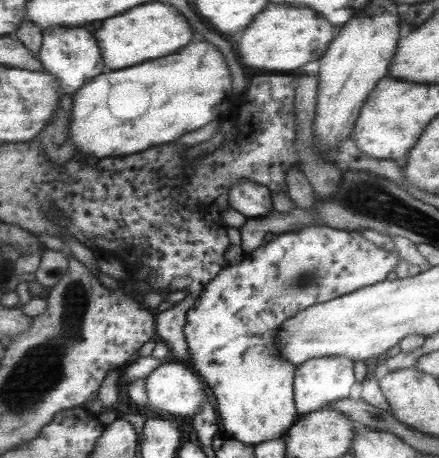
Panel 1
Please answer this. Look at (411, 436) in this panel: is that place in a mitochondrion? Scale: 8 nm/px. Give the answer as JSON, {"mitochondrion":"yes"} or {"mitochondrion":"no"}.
{"mitochondrion":"no"}

